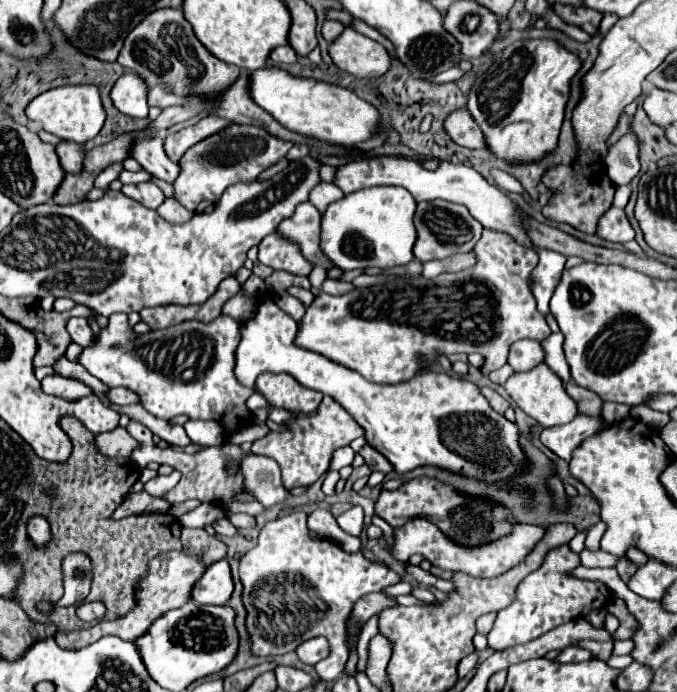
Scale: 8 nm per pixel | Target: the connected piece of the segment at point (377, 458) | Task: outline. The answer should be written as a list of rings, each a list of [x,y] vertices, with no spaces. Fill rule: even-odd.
[[[368,444],[360,450],[360,454],[362,454],[362,458],[366,460],[366,464],[368,464],[372,470],[378,470],[378,472],[384,472],[384,474],[388,474],[388,472],[394,470],[394,468],[388,464],[388,460],[386,460],[380,452],[376,452],[372,446],[368,446]]]

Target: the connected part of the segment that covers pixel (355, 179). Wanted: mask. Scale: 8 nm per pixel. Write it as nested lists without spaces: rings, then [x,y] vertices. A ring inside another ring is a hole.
[[[382,156],[382,158],[374,158],[374,160],[350,160],[342,166],[338,166],[336,174],[334,174],[334,186],[338,186],[344,194],[350,194],[350,192],[356,192],[356,190],[368,188],[368,186],[380,186],[380,184],[402,186],[414,196],[416,202],[442,198],[448,202],[464,204],[464,206],[468,206],[470,214],[478,222],[482,222],[482,226],[508,232],[518,244],[534,248],[520,226],[520,218],[516,214],[516,204],[504,192],[500,192],[496,186],[488,184],[474,168],[442,162],[438,170],[430,172],[430,170],[422,168],[418,162],[414,164],[414,160],[396,160],[396,158]]]

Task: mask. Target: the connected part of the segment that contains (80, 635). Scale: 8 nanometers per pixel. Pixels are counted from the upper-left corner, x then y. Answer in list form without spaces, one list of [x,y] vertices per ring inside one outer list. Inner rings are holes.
[[[182,526],[182,544],[184,550],[182,552],[166,552],[156,556],[154,560],[150,560],[148,564],[148,576],[142,580],[142,584],[138,584],[136,590],[136,608],[132,612],[128,612],[124,618],[120,620],[112,620],[112,622],[98,622],[92,628],[86,630],[76,630],[76,632],[56,632],[56,642],[60,644],[60,648],[82,648],[86,644],[92,644],[94,640],[114,634],[120,636],[122,640],[138,640],[138,636],[146,634],[146,628],[150,628],[150,624],[158,618],[164,616],[168,610],[172,608],[180,608],[182,604],[190,602],[192,596],[192,588],[194,584],[202,578],[202,572],[206,572],[206,568],[222,558],[226,558],[226,544],[218,538],[208,536],[206,530],[202,528],[186,528]]]

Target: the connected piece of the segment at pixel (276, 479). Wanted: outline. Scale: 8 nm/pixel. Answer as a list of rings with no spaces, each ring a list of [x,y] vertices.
[[[250,452],[242,460],[242,472],[246,478],[246,488],[266,508],[284,504],[290,498],[290,492],[280,482],[280,468],[272,458]]]

